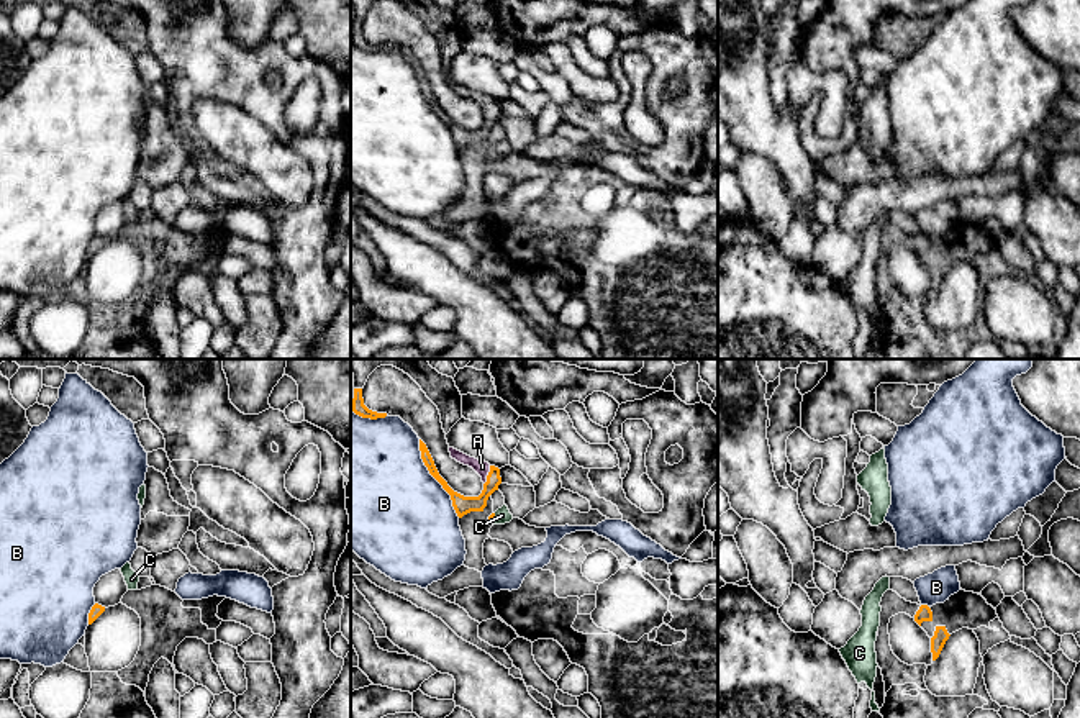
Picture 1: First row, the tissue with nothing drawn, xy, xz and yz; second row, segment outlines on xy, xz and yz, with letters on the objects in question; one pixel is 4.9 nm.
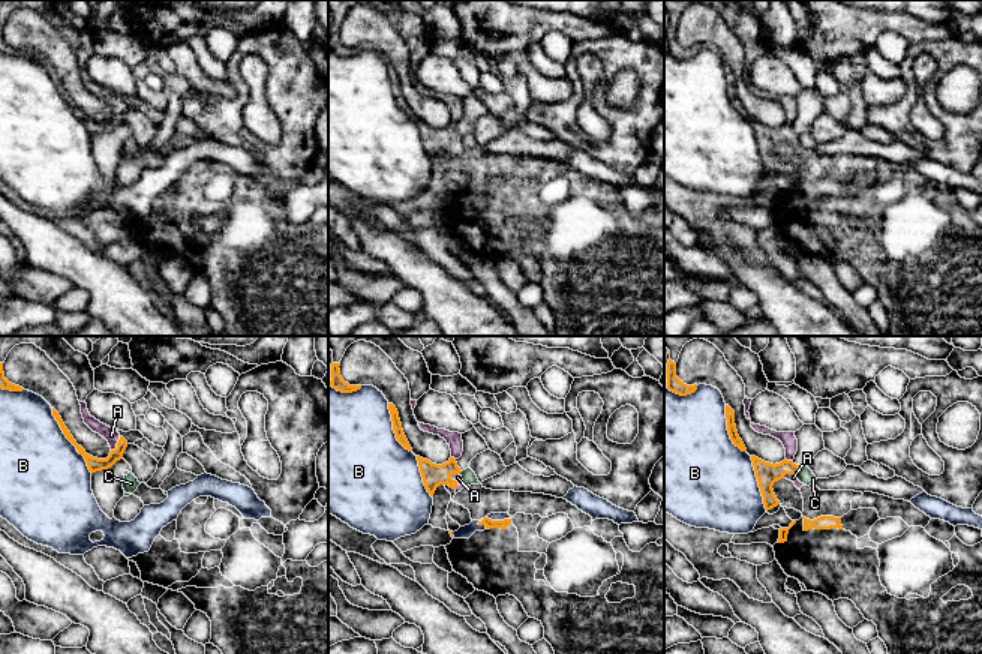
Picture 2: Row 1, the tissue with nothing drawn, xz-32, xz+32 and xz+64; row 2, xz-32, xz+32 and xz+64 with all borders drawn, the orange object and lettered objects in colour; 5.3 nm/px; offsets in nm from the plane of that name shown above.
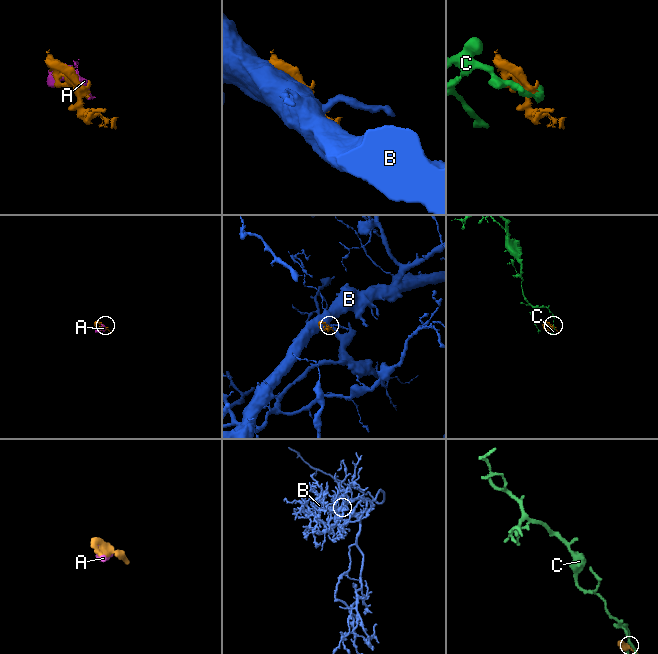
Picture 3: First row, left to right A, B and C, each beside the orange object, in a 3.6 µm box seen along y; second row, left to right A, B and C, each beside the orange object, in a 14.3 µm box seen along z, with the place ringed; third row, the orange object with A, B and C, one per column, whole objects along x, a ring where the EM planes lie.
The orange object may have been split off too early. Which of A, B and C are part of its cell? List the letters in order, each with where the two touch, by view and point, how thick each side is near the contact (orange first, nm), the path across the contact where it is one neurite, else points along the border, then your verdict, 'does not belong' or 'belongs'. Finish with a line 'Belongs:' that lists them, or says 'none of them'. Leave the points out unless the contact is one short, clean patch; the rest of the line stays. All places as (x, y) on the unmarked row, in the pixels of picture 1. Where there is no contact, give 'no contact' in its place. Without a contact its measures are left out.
A: meets orange in xz at (487, 109); 90 nm thick on the orange side, 70 nm on the other; belongs
B: meets orange in xz at (435, 110); 90 nm thick on the orange side, 500 nm on the other; does not belong
C: meets orange in xz at (494, 151); 30 nm thick on the orange side, 80 nm on the other; border along xz (495, 146), (494, 156); does not belong
Belongs: A

